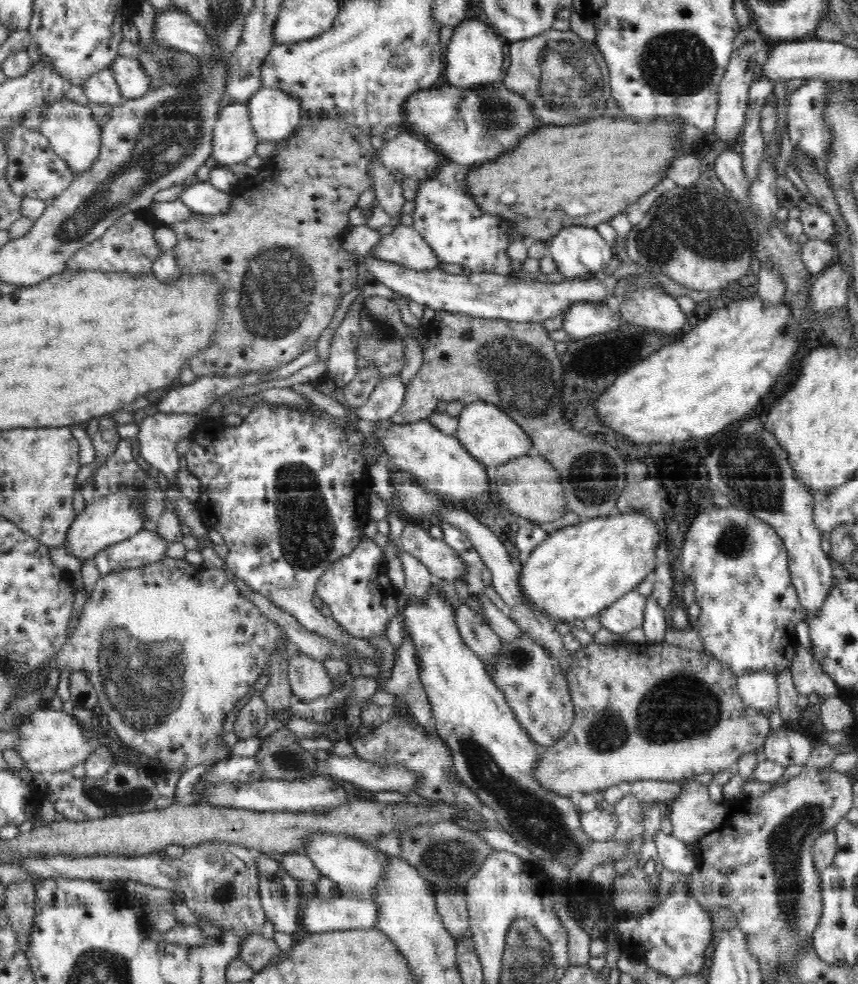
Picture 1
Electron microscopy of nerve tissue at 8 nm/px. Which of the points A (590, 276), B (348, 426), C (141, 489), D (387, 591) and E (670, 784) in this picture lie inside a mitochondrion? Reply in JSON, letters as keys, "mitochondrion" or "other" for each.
{"A":"other","B":"other","C":"mitochondrion","D":"other","E":"other"}

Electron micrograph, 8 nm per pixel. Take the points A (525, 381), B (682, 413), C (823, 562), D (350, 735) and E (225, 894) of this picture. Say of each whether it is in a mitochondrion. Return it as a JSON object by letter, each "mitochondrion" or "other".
{"A":"mitochondrion","B":"other","C":"other","D":"other","E":"other"}

